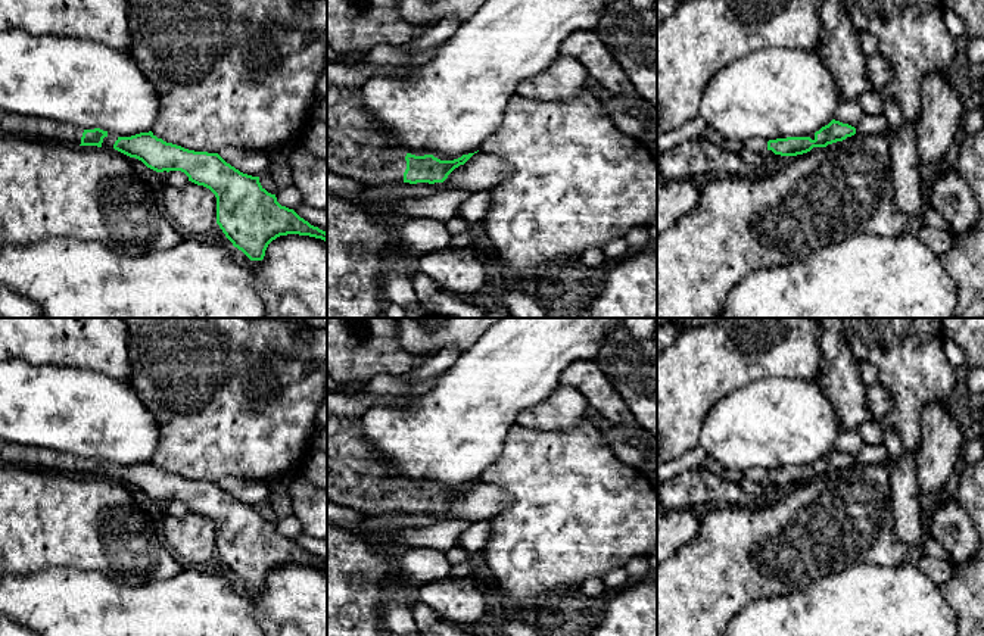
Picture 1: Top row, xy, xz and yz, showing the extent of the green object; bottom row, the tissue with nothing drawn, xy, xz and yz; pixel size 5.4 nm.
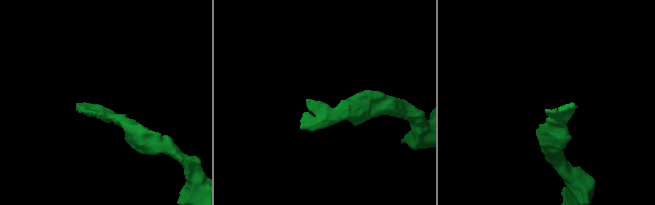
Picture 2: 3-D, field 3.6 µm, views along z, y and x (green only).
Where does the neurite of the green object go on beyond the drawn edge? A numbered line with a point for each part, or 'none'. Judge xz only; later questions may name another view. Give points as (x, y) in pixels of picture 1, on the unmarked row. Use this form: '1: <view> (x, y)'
1: xz (357, 477)

